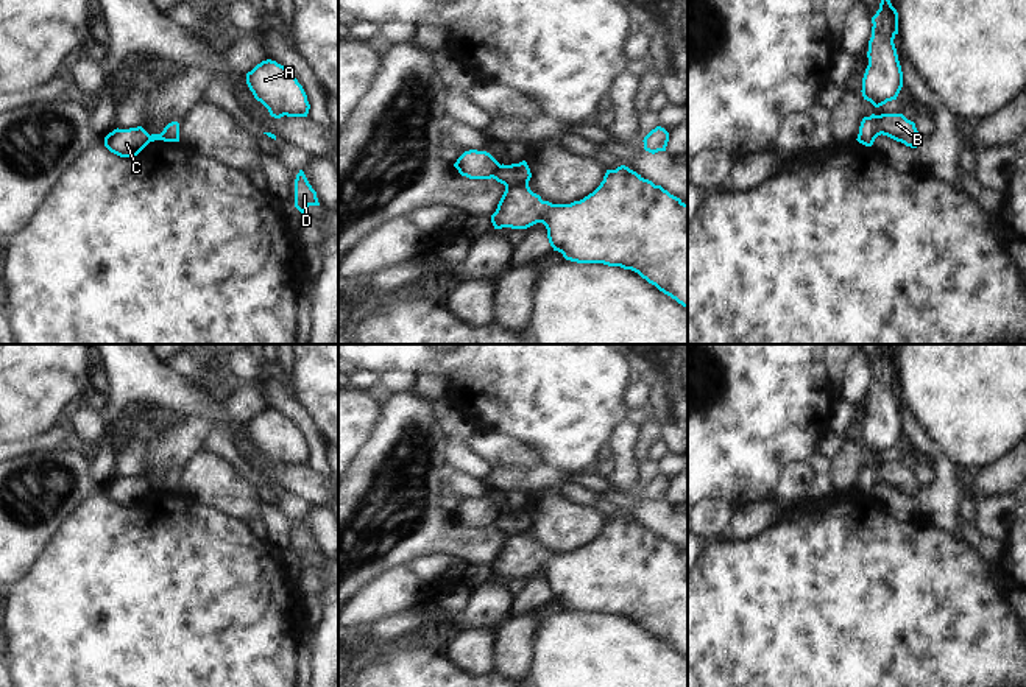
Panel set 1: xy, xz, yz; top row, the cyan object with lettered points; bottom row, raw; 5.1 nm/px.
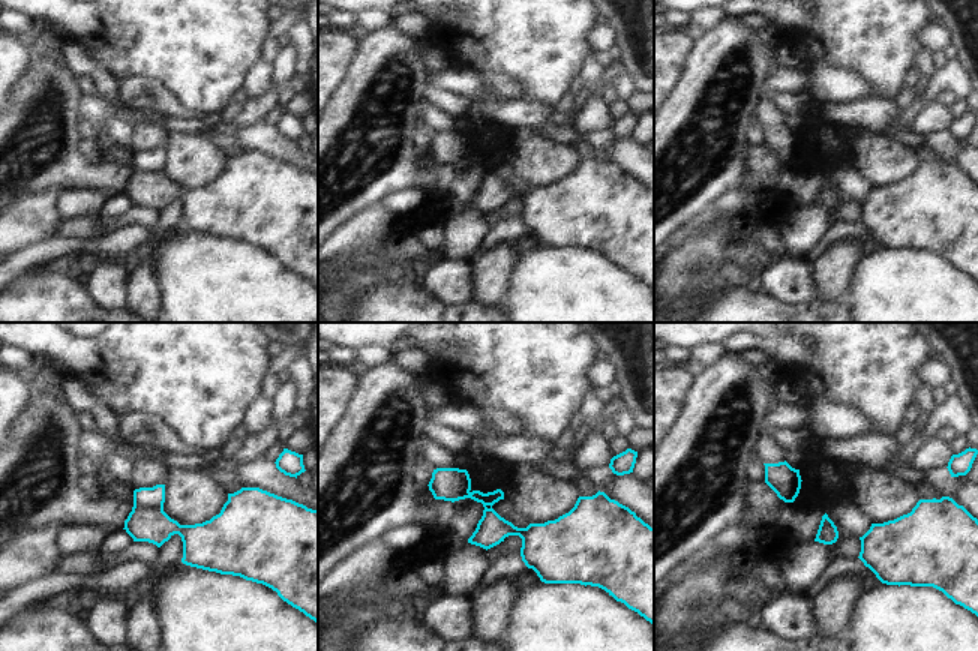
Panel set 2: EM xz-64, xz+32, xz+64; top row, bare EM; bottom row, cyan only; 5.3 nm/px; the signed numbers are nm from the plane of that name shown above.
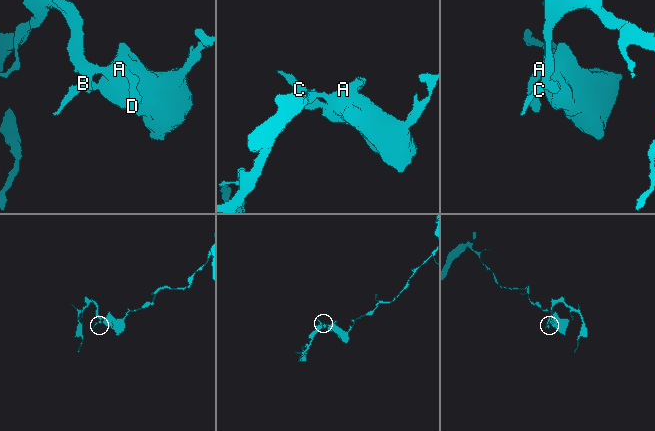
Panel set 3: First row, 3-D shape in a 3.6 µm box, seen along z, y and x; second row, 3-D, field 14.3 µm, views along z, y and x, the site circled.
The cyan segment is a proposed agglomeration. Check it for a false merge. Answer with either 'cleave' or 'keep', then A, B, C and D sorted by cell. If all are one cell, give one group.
cleave; A B D / C

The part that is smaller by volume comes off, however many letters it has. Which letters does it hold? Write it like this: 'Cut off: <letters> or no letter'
Cut off: C

